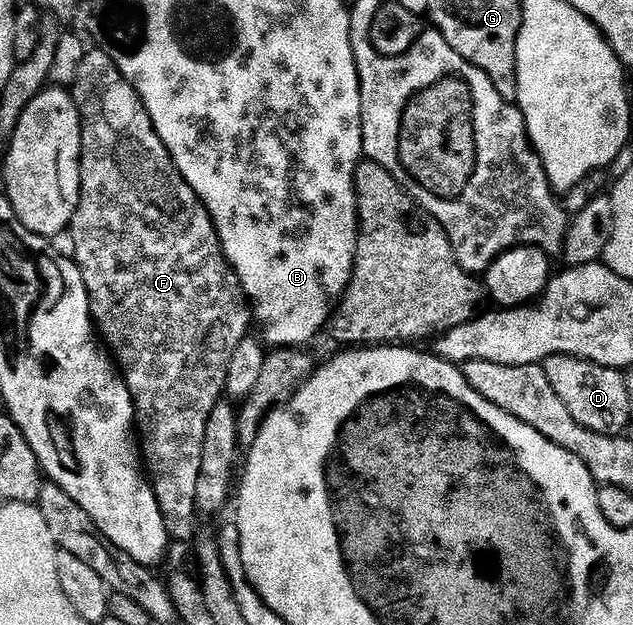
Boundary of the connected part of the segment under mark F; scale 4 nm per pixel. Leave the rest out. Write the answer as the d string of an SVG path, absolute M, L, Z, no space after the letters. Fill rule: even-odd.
M99 48L89 49L85 53L82 64L78 67L76 83L70 88L70 93L76 101L82 120L82 152L84 153L80 161L80 199L70 227L70 233L74 236L74 252L76 253L74 261L84 277L88 299L92 301L92 320L95 329L103 345L114 355L122 371L122 377L128 384L128 390L132 393L132 402L136 405L134 426L138 431L139 445L142 447L142 462L146 467L147 477L152 483L154 496L158 500L158 508L164 513L168 537L173 543L188 541L191 543L198 534L196 493L198 492L198 476L202 472L202 444L206 440L206 420L210 420L210 412L214 412L217 402L221 401L225 393L224 385L226 372L230 368L230 358L234 356L234 348L238 348L238 344L242 344L242 340L249 337L251 330L248 329L254 326L254 311L247 296L244 295L238 276L226 260L210 212L205 208L201 198L196 195L194 188L186 184L182 172L178 172L166 144L162 144L150 120L150 112L146 112L138 92L124 79L122 72L118 72L114 60L110 60L110 56L106 56L106 52L102 52Z

